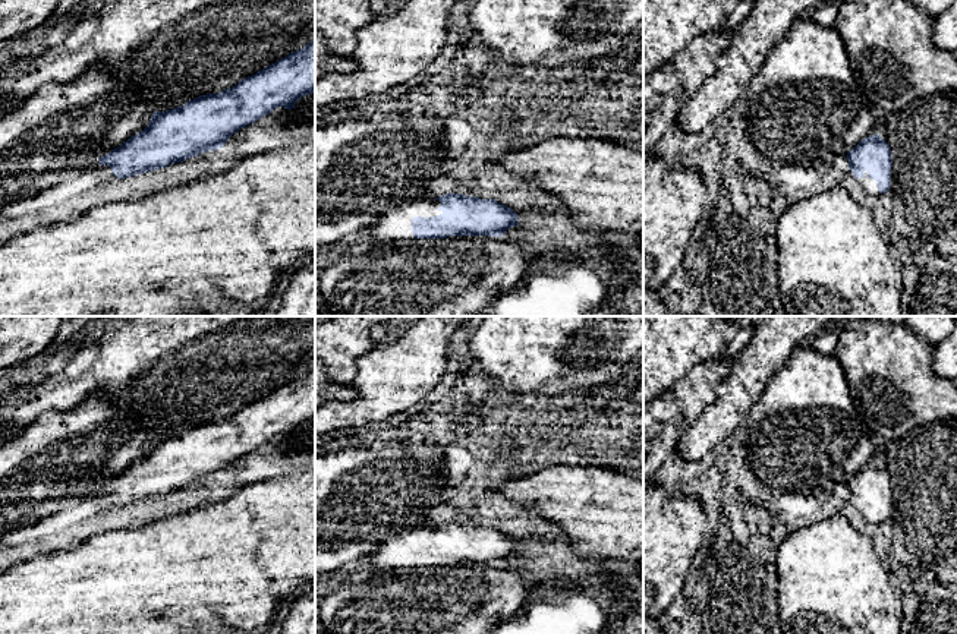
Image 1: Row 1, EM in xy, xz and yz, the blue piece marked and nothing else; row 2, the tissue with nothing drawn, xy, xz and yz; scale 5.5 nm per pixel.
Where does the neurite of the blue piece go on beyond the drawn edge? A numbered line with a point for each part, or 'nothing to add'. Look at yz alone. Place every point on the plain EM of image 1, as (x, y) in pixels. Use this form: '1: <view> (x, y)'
1: yz (869, 513)

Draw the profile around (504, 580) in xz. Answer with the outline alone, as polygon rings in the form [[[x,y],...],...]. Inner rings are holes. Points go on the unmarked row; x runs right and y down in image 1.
[[[494,565],[489,573],[484,574],[484,583],[492,586],[494,593],[523,593],[531,589],[531,575],[525,574],[520,567],[506,568]]]

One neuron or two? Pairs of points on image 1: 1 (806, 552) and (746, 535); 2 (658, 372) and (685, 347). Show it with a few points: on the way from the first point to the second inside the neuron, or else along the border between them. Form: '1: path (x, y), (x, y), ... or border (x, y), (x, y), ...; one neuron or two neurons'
1: border (778, 546), (774, 557); two neurons
2: path (664, 366), (679, 352); one neuron

